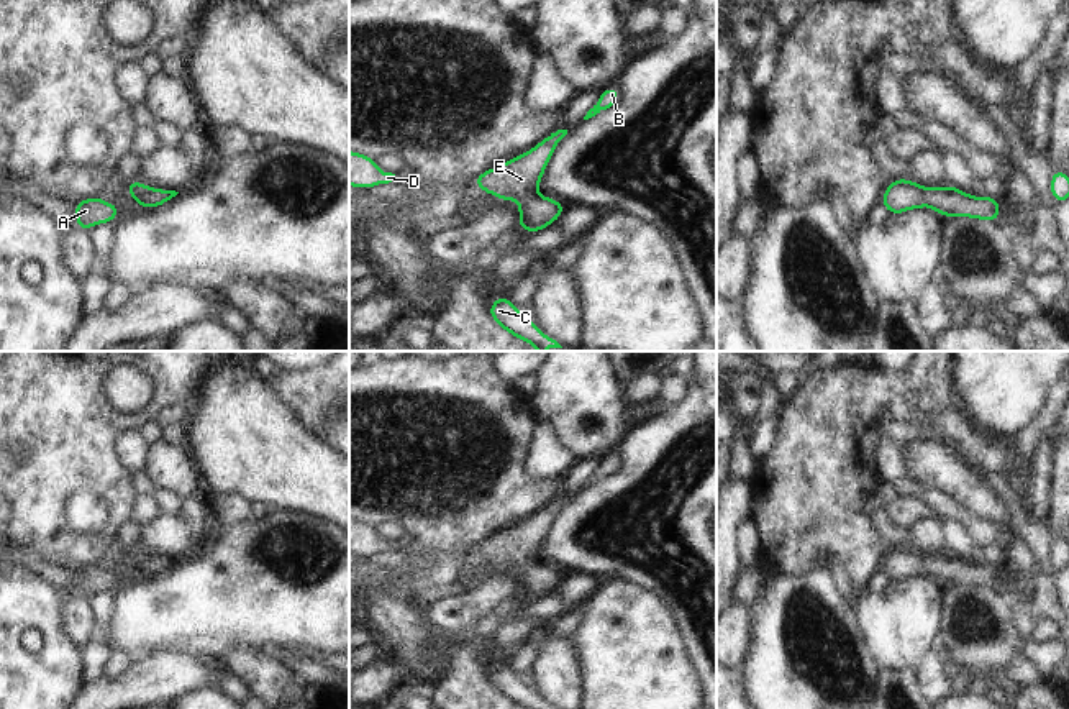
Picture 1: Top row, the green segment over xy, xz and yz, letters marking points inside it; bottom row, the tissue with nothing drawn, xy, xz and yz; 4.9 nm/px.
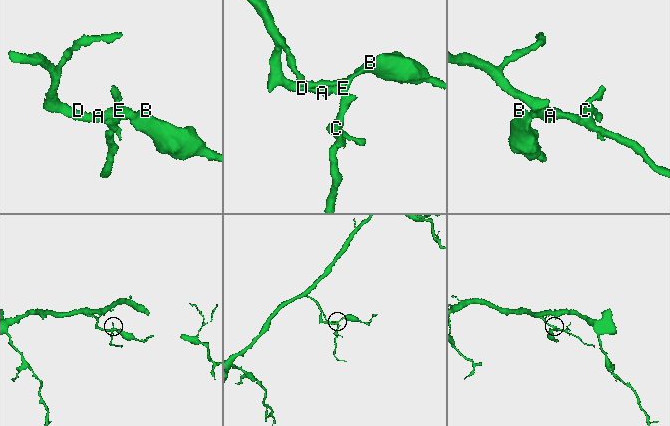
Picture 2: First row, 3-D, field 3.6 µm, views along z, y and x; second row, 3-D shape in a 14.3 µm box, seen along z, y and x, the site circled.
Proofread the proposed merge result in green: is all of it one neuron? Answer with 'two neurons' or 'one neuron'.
one neuron

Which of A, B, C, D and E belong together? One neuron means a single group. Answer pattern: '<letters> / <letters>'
A B C D E

